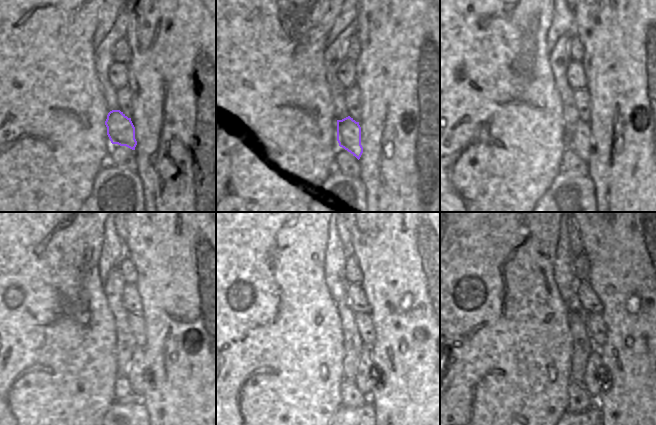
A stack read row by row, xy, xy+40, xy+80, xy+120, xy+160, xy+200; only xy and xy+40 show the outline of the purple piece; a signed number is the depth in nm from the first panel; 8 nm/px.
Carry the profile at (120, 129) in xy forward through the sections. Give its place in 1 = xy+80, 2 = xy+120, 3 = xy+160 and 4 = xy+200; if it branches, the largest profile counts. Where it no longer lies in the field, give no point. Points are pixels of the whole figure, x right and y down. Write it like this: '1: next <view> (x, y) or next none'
1: next xy+80 (580, 143)
2: next xy+120 (139, 376)
3: next xy+160 (368, 375)
4: next xy+200 (596, 377)

